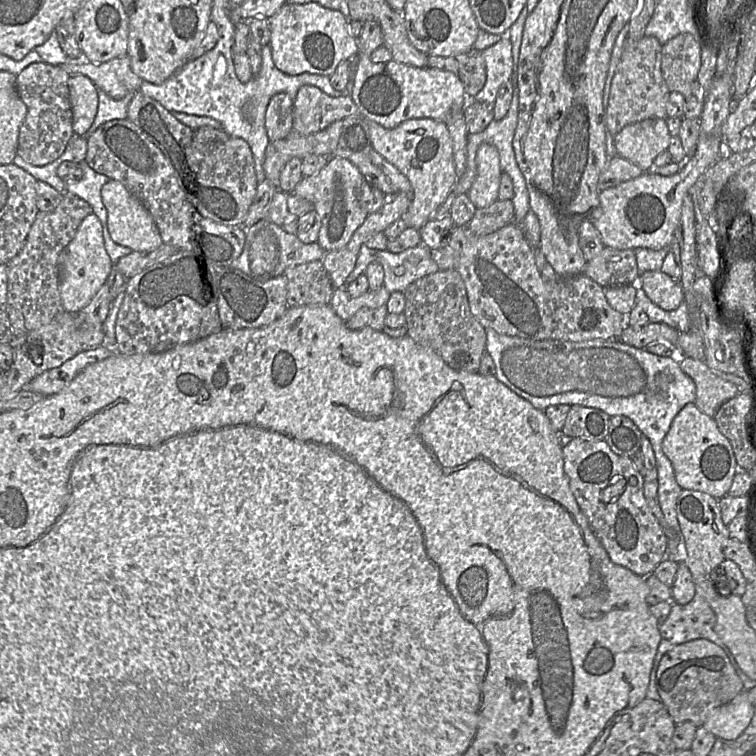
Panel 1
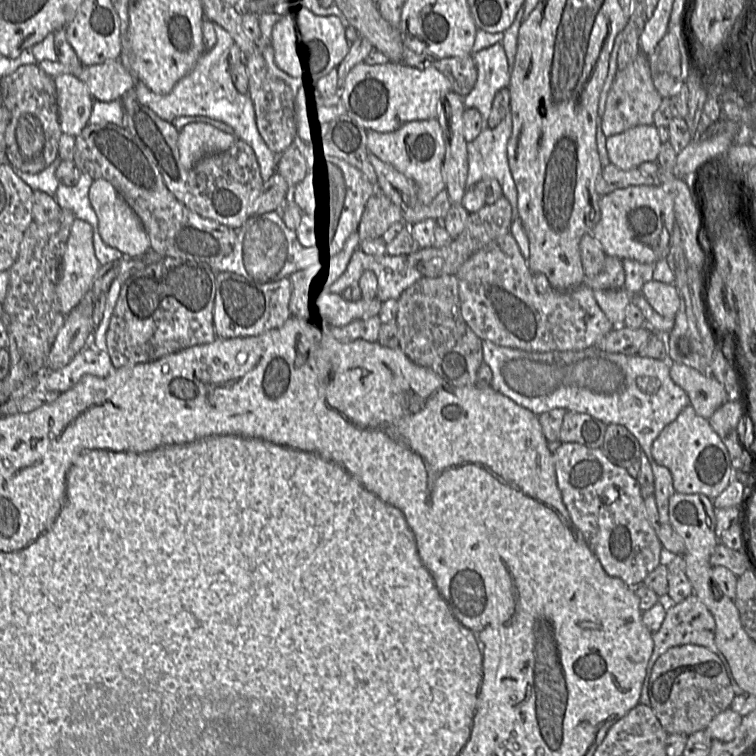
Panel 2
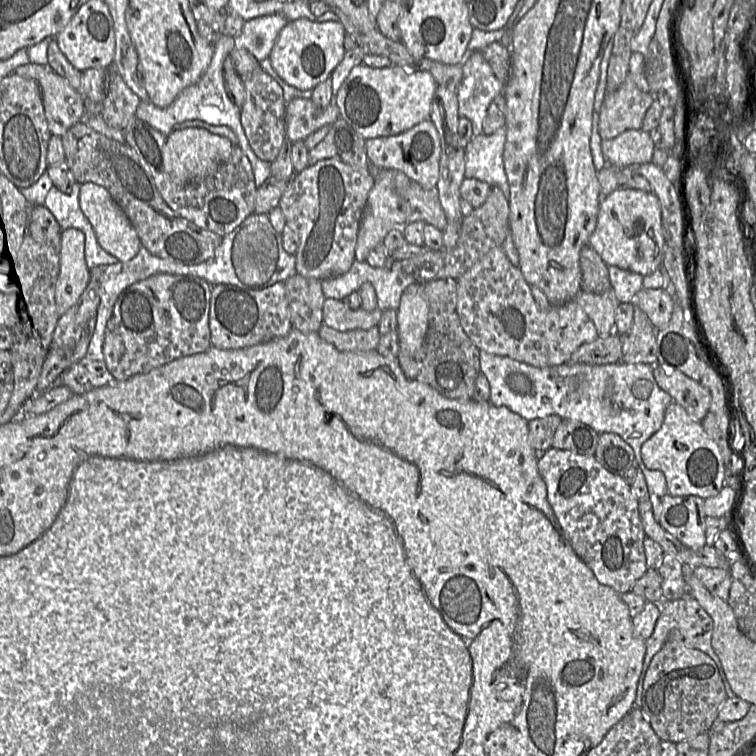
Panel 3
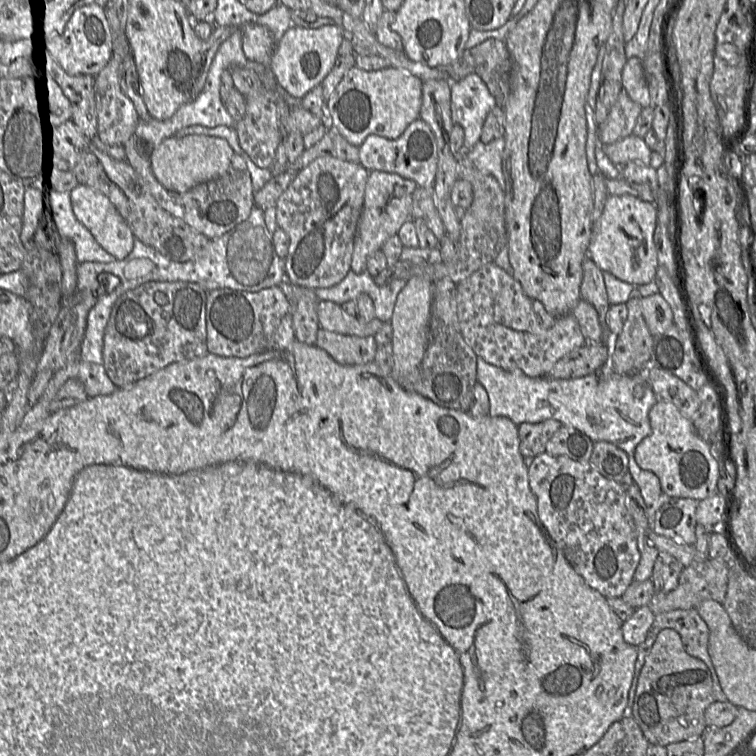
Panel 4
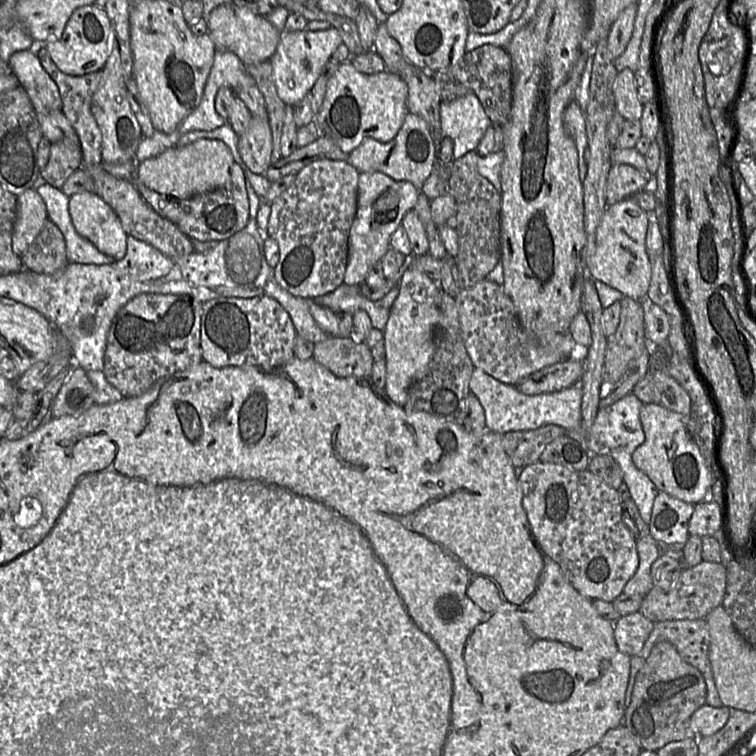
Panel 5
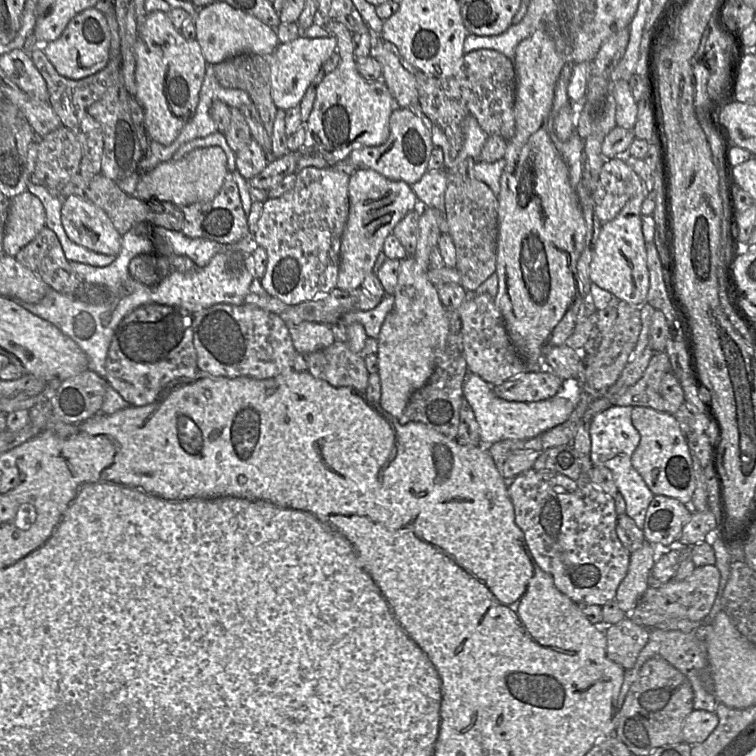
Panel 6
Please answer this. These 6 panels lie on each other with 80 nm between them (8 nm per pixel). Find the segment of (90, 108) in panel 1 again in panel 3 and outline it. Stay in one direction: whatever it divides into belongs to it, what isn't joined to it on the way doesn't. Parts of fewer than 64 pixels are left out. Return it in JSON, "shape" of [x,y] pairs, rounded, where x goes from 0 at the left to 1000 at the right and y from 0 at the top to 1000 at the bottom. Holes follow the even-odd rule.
{"shape":[[[65,86],[58,98],[48,104],[56,123],[56,134],[65,173],[69,179],[86,177],[95,167],[112,159],[114,147],[110,130],[93,114],[90,107],[77,99]]]}

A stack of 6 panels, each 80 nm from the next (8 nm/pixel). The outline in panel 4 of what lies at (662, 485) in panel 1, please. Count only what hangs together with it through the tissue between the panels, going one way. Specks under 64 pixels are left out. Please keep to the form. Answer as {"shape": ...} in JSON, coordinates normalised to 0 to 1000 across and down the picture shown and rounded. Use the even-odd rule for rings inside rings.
{"shape":[[[638,474],[631,475],[631,505],[639,509],[647,525],[647,549],[669,552],[687,563],[690,560],[713,560],[724,554],[739,557],[743,562],[754,563],[776,575],[784,585],[802,583],[824,595],[832,608],[831,620],[848,651],[853,665],[857,694],[862,700],[869,673],[869,663],[876,652],[870,631],[856,622],[848,620],[839,606],[843,589],[861,571],[858,544],[868,534],[869,526],[856,501],[854,488],[832,495],[815,495],[804,489],[803,483],[792,493],[780,495],[761,501],[731,501],[725,497],[700,499],[687,489],[669,491],[649,483]]]}

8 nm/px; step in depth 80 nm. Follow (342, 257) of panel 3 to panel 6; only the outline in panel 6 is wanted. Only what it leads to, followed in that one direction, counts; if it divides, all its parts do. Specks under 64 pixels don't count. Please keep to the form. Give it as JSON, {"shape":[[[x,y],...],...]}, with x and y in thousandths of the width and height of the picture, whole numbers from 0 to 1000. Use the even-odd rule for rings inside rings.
{"shape":[[[435,218],[431,222],[418,222],[414,220],[403,221],[392,230],[392,239],[389,246],[374,258],[368,262],[353,262],[348,267],[348,275],[345,286],[337,300],[337,306],[332,310],[333,317],[337,325],[345,325],[353,335],[353,353],[348,366],[344,369],[344,376],[351,386],[380,403],[390,403],[398,399],[405,399],[413,396],[418,396],[423,392],[434,389],[438,384],[444,381],[448,347],[450,347],[450,323],[451,313],[455,306],[460,283],[462,283],[462,258],[460,245],[463,238],[463,230],[444,224],[442,220]]]}

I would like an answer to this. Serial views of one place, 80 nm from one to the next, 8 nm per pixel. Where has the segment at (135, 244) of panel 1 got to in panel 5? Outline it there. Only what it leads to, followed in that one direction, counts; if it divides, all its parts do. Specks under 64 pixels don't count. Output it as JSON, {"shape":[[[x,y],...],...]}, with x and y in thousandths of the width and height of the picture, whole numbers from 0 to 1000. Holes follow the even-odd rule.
{"shape":[[[111,253],[91,263],[91,283],[102,308],[152,344],[168,332],[169,310],[148,274],[128,255]]]}

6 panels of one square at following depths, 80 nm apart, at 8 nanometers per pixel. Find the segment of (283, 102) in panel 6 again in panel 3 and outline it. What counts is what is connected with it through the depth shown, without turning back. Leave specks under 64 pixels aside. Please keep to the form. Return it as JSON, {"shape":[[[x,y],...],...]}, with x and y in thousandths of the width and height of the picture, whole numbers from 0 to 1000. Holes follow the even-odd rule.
{"shape":[[[407,24],[384,26],[372,38],[356,73],[364,95],[382,112],[399,119],[413,119],[429,108],[458,70],[458,40],[447,28],[418,29]]]}

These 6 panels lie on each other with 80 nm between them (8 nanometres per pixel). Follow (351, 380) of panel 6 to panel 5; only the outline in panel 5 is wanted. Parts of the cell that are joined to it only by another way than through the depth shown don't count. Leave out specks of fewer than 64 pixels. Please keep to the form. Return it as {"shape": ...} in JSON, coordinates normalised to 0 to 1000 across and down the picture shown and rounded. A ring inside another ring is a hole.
{"shape":[[[437,444],[415,455],[413,474],[448,500],[489,501],[495,480],[491,460],[481,452],[471,454],[463,446]]]}

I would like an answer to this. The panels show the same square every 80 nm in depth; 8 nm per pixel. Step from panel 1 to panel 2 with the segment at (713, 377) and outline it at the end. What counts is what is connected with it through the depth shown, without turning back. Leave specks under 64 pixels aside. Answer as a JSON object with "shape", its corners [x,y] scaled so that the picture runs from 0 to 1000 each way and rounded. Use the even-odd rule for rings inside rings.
{"shape":[[[888,480],[885,495],[909,521],[911,536],[929,553],[939,553],[963,529],[958,509],[911,484]]]}

